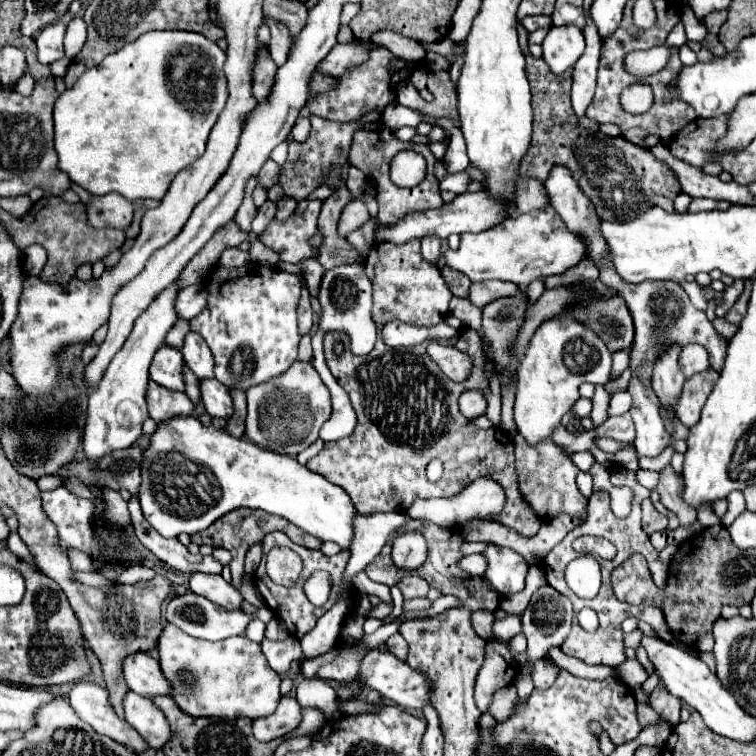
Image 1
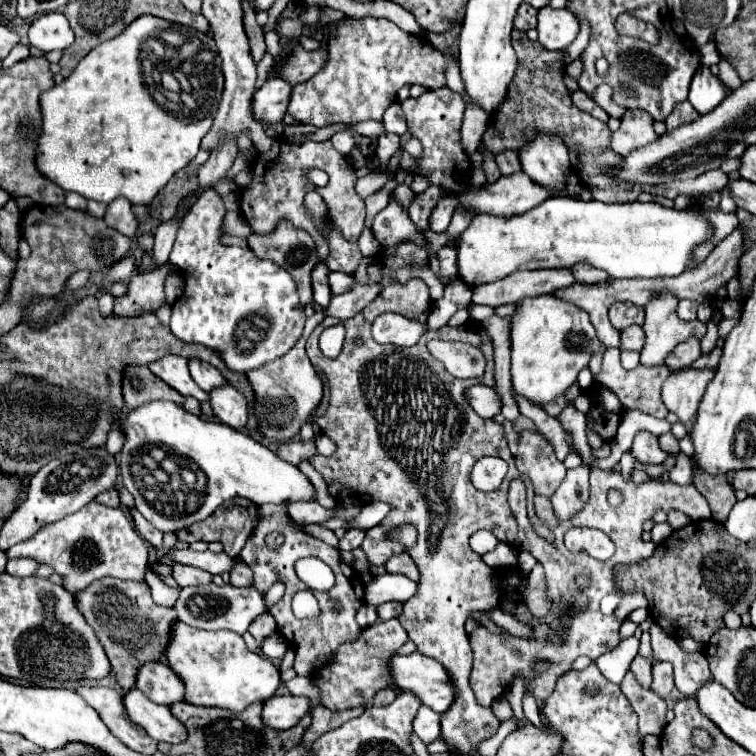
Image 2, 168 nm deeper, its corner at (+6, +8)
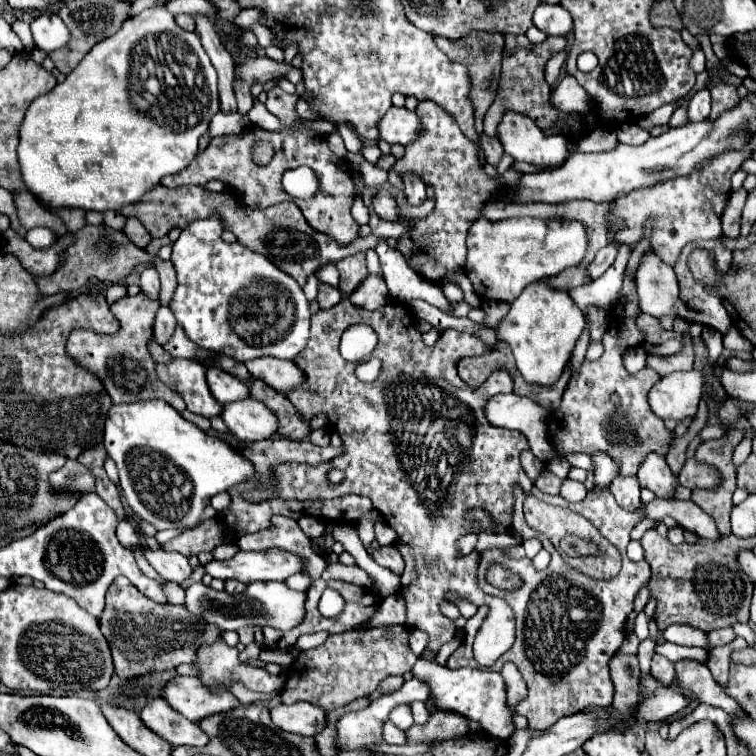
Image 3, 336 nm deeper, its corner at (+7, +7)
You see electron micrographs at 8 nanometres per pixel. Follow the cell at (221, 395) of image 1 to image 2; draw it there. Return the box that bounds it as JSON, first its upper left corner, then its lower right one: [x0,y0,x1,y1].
[211,384,247,430]

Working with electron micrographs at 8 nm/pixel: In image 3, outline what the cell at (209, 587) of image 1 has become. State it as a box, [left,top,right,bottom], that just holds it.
[146,549,192,583]

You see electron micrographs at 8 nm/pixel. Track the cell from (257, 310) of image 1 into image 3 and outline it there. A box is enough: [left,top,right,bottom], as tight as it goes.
[170,213,310,361]

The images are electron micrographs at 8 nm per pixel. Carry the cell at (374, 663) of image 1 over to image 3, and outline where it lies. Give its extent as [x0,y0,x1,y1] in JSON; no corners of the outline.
[412,657,512,741]

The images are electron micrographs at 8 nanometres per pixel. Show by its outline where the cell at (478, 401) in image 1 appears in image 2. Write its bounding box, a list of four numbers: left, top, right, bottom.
[467,384,499,418]

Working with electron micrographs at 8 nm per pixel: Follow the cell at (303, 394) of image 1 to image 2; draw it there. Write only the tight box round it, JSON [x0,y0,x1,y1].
[247,312,325,442]

